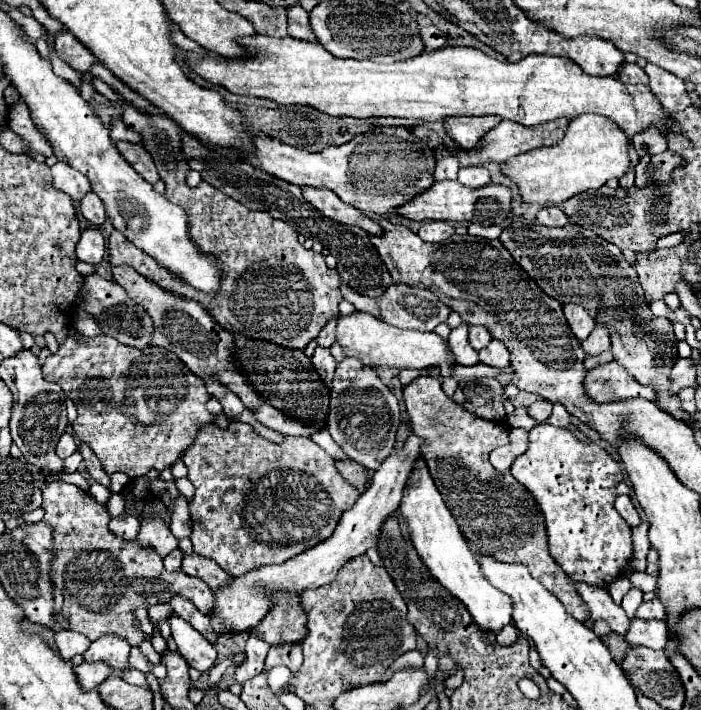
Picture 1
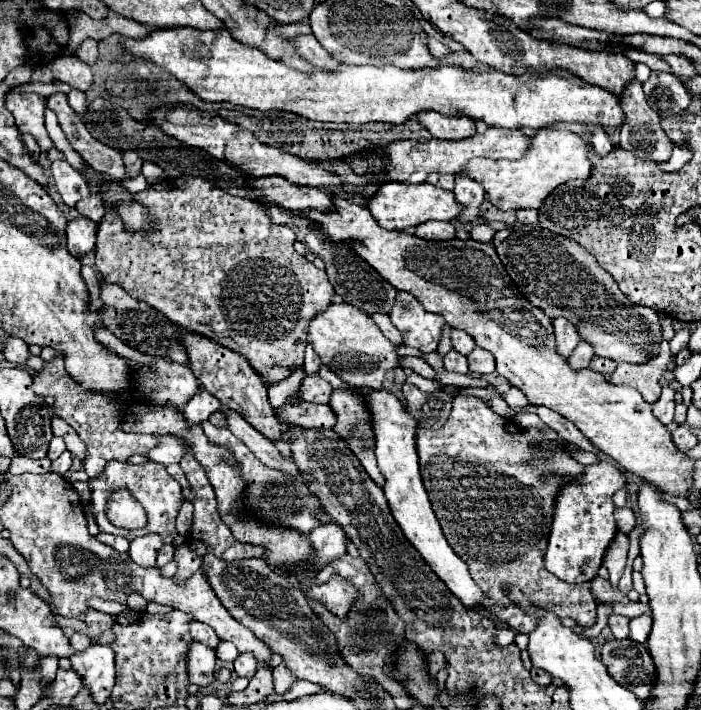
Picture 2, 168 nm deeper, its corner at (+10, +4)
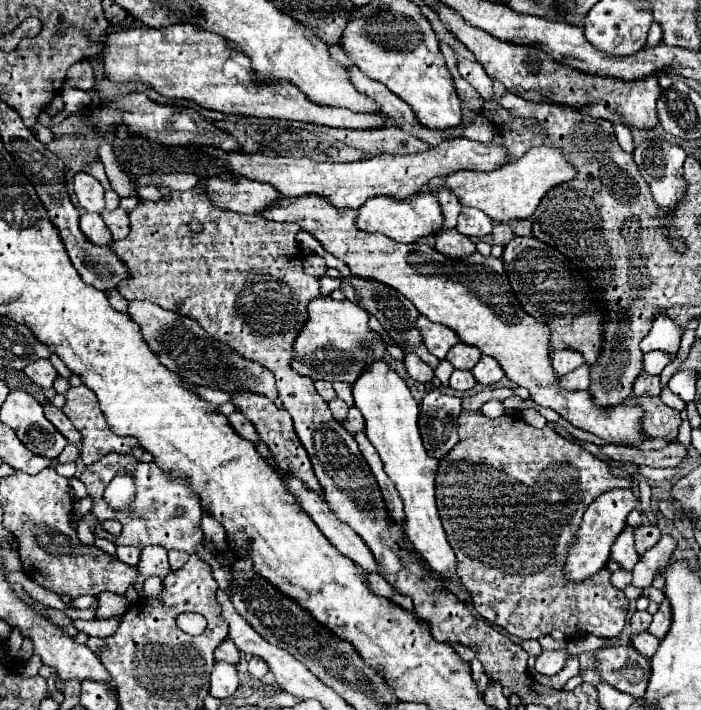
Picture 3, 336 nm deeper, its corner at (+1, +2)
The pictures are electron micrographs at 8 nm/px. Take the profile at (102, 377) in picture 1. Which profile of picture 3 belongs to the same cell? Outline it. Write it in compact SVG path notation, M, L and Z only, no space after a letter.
M84 384L78 388L70 388L66 394L66 404L62 408L62 412L70 418L70 422L76 426L76 430L82 434L82 446L80 446L80 456L84 460L84 464L94 464L96 460L100 460L102 456L106 456L108 452L118 452L118 454L130 454L132 446L138 446L138 442L134 438L128 436L116 436L110 426L106 424L106 418L98 406L98 400L94 396L94 392L90 388L86 388Z

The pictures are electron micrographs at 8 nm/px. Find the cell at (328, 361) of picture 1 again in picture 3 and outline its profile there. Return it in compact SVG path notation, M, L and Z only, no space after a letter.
M336 398L336 400L334 400L334 402L330 402L328 406L330 406L330 410L332 410L332 416L342 424L342 422L346 420L346 414L348 414L348 406L346 406L346 402Z

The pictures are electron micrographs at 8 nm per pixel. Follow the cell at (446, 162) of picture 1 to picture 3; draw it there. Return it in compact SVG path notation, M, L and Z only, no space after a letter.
M440 190L438 192L438 202L440 202L440 208L442 208L442 216L444 216L444 224L442 224L440 230L456 228L456 218L458 218L462 206L458 204L458 198L454 196L454 192Z

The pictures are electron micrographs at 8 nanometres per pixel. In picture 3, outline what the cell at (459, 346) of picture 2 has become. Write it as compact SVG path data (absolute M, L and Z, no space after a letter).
M456 344L454 348L450 348L450 352L446 354L446 360L456 368L456 370L472 370L476 366L476 362L480 360L482 352L474 346L468 344Z

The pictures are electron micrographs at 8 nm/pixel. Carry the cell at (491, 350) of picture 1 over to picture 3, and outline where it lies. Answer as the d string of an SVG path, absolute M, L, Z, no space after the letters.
M482 356L478 360L478 364L472 368L472 374L484 386L492 386L492 384L496 384L498 380L504 378L502 368L496 364L496 360L492 356Z

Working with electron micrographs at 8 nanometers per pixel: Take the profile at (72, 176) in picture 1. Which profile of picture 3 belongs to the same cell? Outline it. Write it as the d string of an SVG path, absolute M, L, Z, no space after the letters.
M86 172L76 174L76 178L74 178L74 192L78 196L80 206L86 212L102 212L104 210L104 188L90 174L86 174Z

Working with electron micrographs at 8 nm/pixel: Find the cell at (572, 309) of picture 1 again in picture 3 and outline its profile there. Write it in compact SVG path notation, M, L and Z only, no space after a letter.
M560 350L552 356L552 368L558 372L558 376L566 376L566 372L572 372L574 368L582 366L584 358L576 350Z

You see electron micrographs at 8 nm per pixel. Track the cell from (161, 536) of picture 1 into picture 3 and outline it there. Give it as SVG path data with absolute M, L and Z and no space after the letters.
M146 546L142 550L140 556L140 564L138 564L138 582L144 582L150 576L168 576L170 564L168 564L168 556L166 550L162 546Z

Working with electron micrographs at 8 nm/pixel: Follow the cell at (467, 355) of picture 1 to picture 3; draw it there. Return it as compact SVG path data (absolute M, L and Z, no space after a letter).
M454 370L452 372L452 378L450 378L450 388L454 390L460 390L460 392L466 392L470 388L476 386L476 380L472 376L472 372L468 370Z

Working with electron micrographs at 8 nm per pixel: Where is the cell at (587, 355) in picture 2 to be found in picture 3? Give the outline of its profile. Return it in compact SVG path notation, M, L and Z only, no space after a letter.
M584 364L582 368L576 368L574 372L570 372L570 374L562 376L562 378L558 380L558 386L560 386L560 388L566 388L568 392L586 390L586 388L588 388L588 384L590 384L590 380L588 380L590 370L588 370L588 368L590 368L590 366L588 366L588 364Z

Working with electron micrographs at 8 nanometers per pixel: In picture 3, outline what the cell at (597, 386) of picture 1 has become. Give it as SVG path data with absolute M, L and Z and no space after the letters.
M642 372L634 382L634 396L658 396L658 394L660 394L660 378Z

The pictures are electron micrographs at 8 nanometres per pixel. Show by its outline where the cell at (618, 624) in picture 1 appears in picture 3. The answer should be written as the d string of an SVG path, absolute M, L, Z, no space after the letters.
M644 632L644 634L640 634L640 636L634 636L634 648L636 648L642 656L646 656L648 660L654 656L658 644L660 644L660 640L658 640L656 636L648 634L648 632Z

